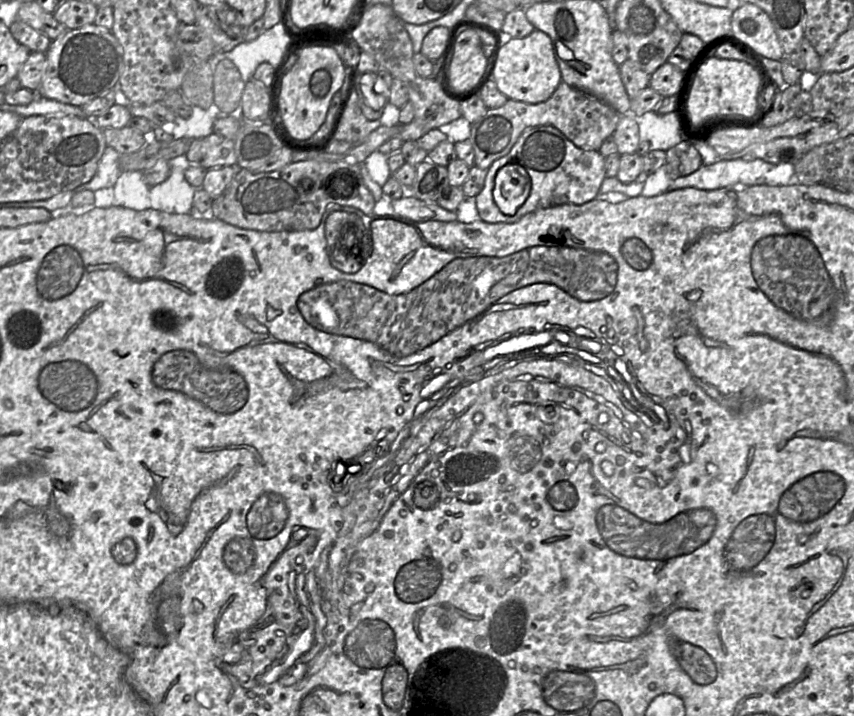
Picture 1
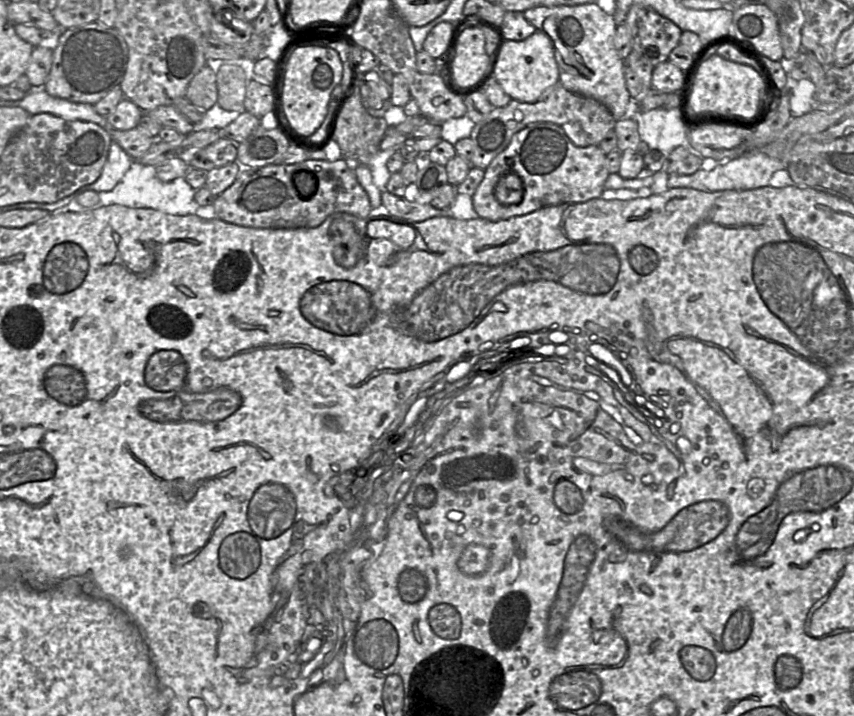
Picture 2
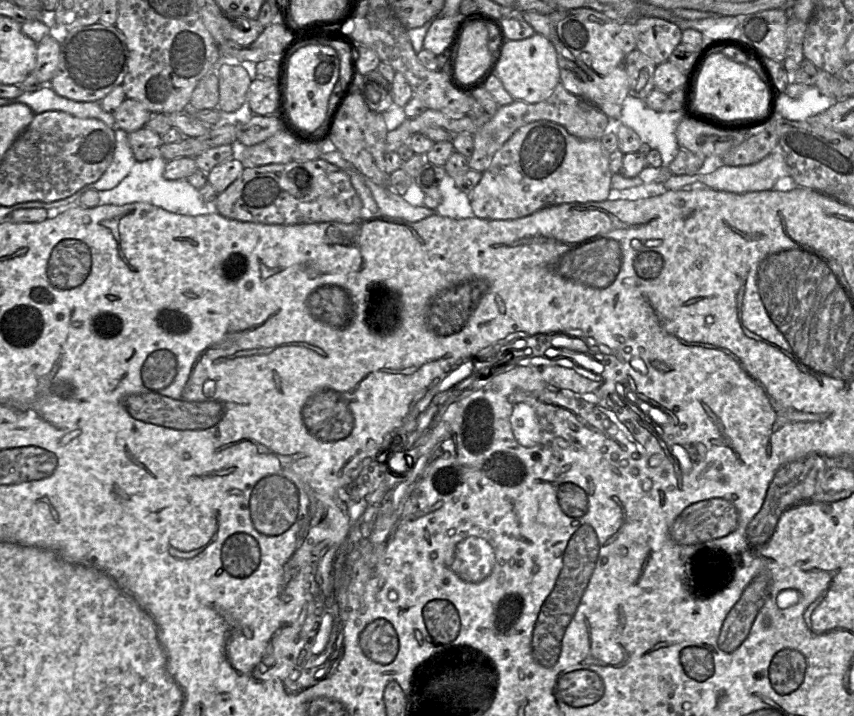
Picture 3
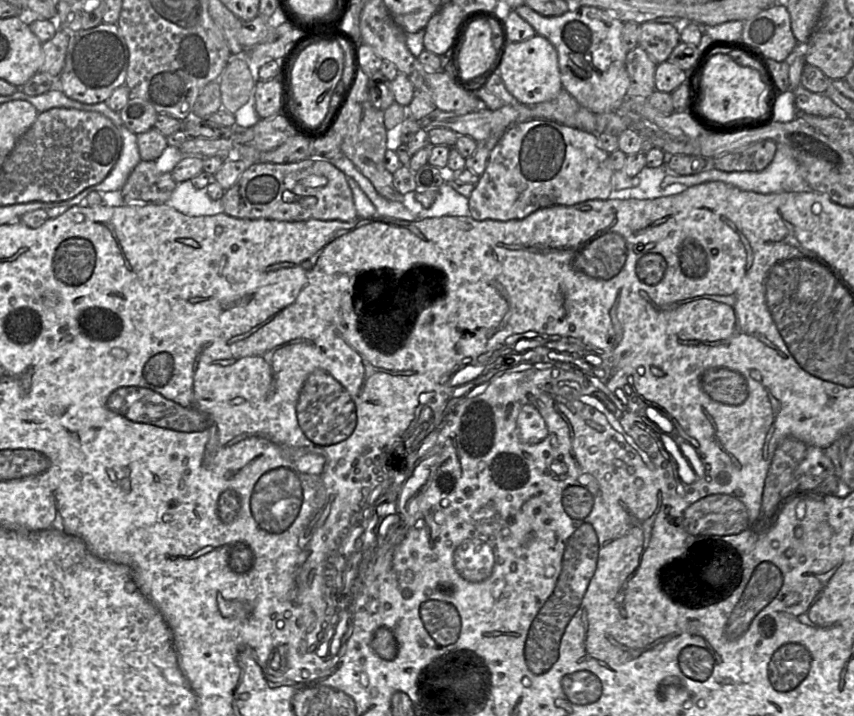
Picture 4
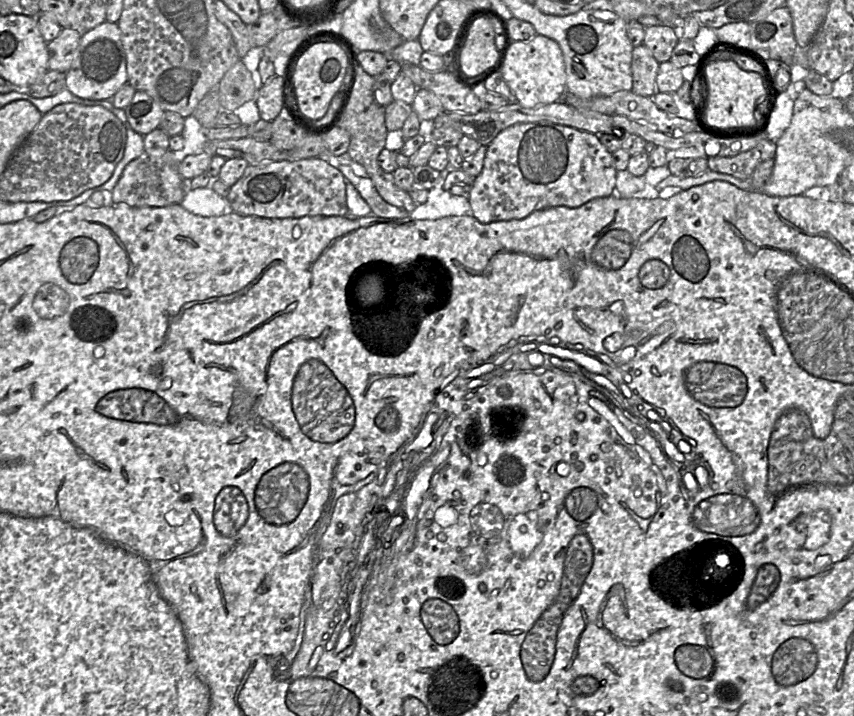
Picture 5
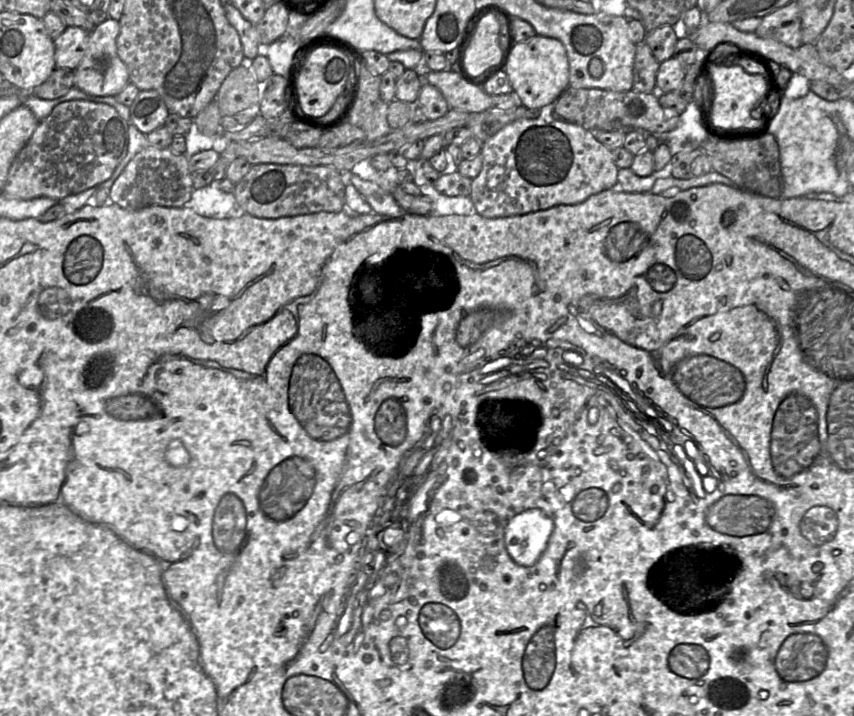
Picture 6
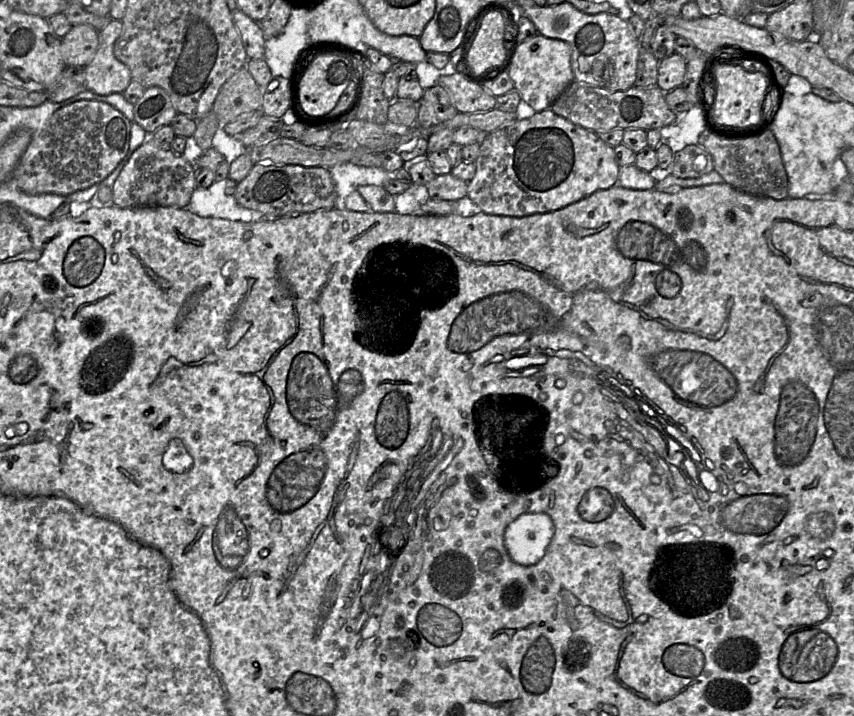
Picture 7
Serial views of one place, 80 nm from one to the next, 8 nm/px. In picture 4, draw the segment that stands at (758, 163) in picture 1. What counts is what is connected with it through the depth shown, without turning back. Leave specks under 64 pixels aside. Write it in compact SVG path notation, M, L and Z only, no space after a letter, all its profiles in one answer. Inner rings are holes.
M776 143L776 152L771 163L762 171L759 172L725 172L716 169L704 170L698 174L693 175L679 175L679 174L667 174L661 182L661 189L665 189L671 184L683 184L687 187L691 187L697 184L701 184L709 181L721 181L726 184L735 186L741 190L753 191L762 194L772 193L789 193L802 191L807 188L805 181L802 177L798 162L793 157L790 149L781 143Z

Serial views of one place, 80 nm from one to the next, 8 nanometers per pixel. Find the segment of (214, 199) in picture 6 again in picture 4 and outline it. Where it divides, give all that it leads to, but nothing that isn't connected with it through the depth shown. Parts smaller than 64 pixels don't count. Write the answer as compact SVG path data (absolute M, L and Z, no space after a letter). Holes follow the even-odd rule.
M190 180L178 183L166 204L184 215L193 217L212 216L224 212L221 200L210 198L206 188L197 189Z

